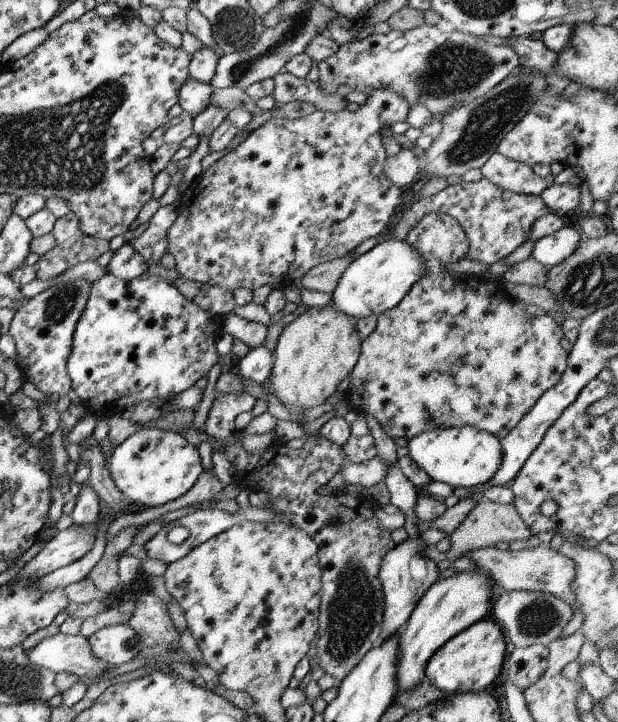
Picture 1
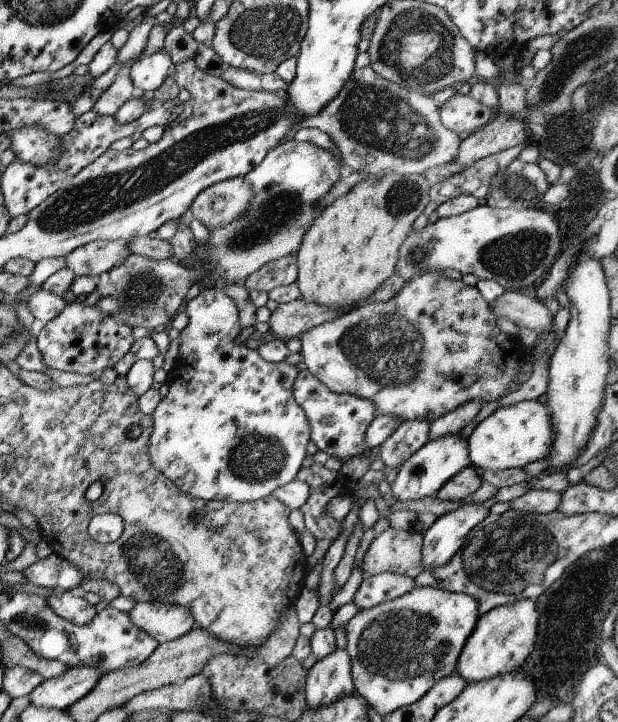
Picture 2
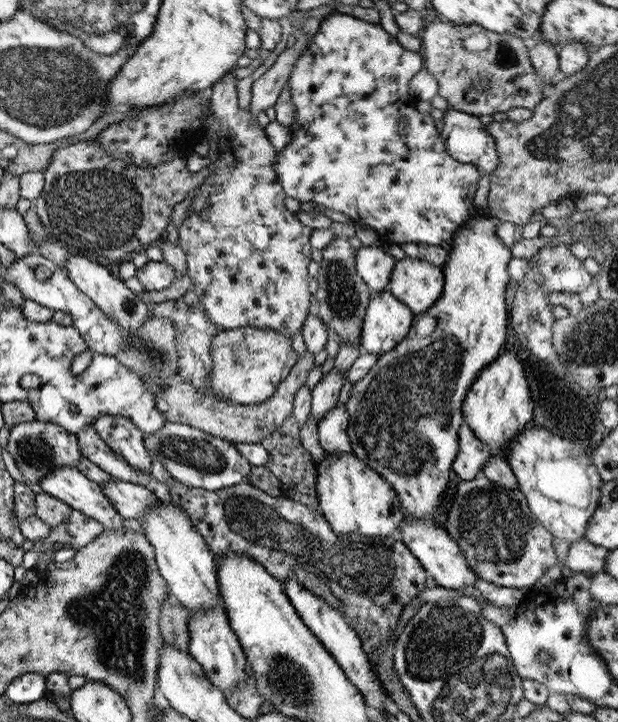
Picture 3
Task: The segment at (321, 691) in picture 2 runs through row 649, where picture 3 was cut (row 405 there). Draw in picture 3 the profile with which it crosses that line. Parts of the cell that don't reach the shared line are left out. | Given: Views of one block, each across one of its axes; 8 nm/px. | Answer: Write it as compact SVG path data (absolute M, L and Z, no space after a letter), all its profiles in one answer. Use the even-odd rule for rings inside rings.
M335 404L331 410L323 414L321 421L317 421L318 442L324 452L353 453L346 433L347 423L348 414L345 412L345 404Z

